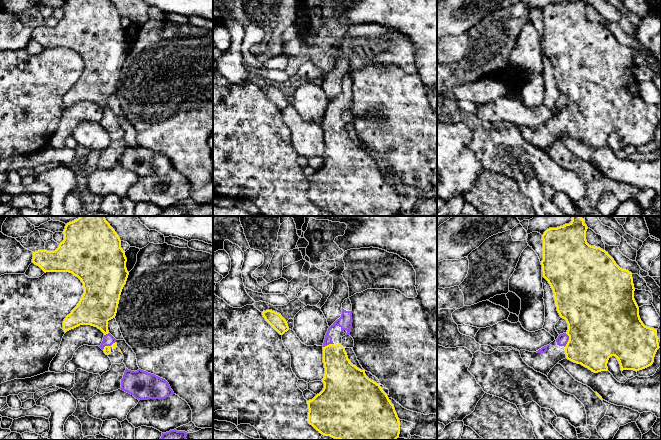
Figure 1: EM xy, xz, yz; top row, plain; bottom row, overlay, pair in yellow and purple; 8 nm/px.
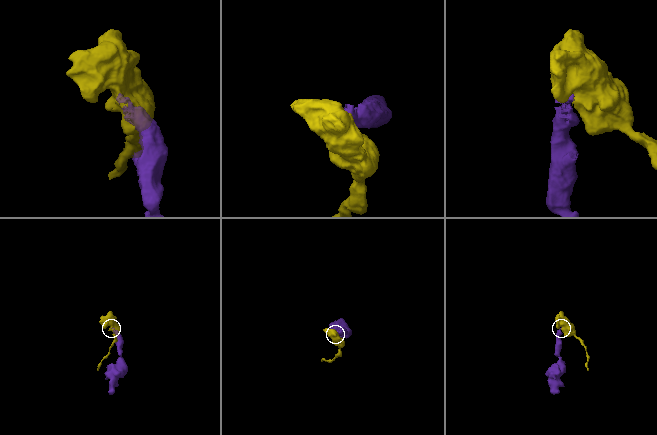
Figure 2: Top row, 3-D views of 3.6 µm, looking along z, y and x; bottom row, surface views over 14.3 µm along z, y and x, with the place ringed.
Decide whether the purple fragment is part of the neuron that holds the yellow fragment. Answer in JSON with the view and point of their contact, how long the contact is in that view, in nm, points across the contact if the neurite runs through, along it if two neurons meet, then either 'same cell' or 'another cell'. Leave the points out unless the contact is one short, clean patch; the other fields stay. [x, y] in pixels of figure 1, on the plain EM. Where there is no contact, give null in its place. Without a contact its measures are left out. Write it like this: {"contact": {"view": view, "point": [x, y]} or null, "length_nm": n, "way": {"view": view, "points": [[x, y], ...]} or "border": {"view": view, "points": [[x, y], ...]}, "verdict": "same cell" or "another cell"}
{"contact": {"view": "yz", "point": [568, 116]}, "length_nm": 110, "way": {"view": "yz", "points": [[597, 105], [585, 116], [568, 116], [562, 115]]}, "verdict": "same cell"}

